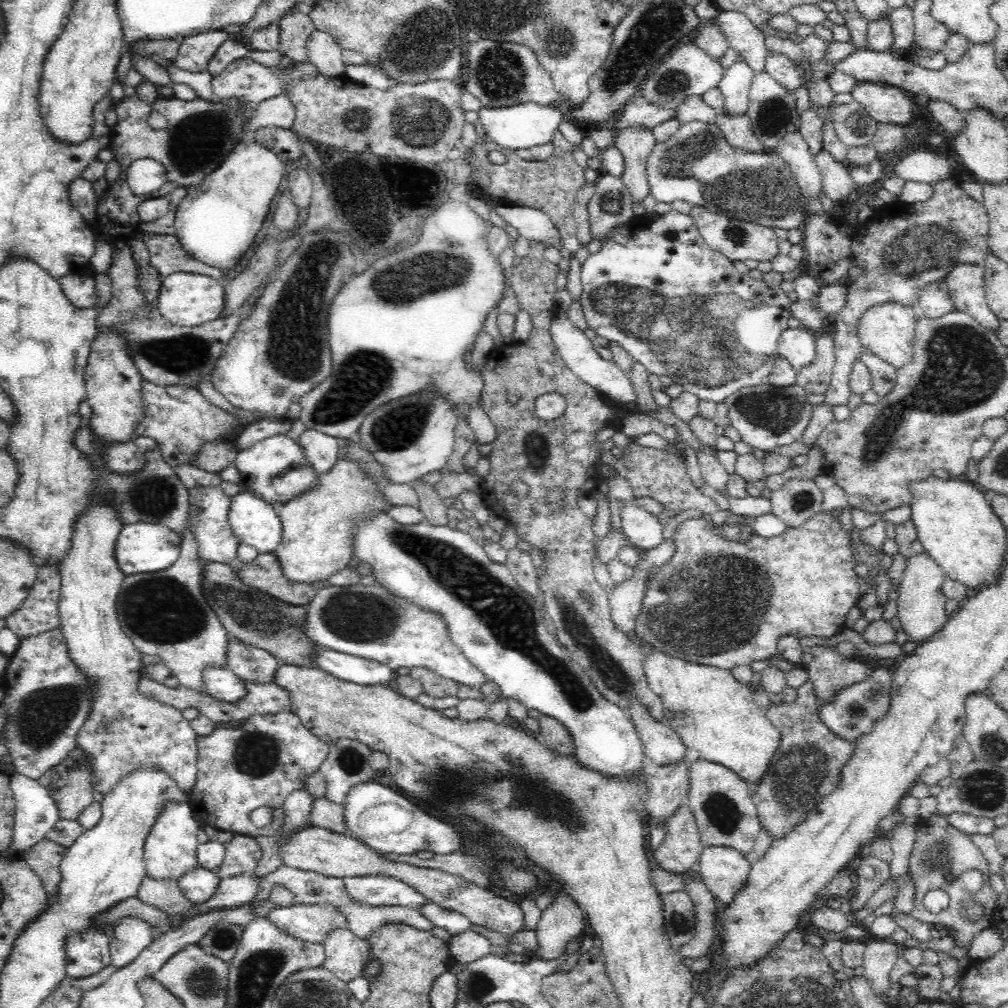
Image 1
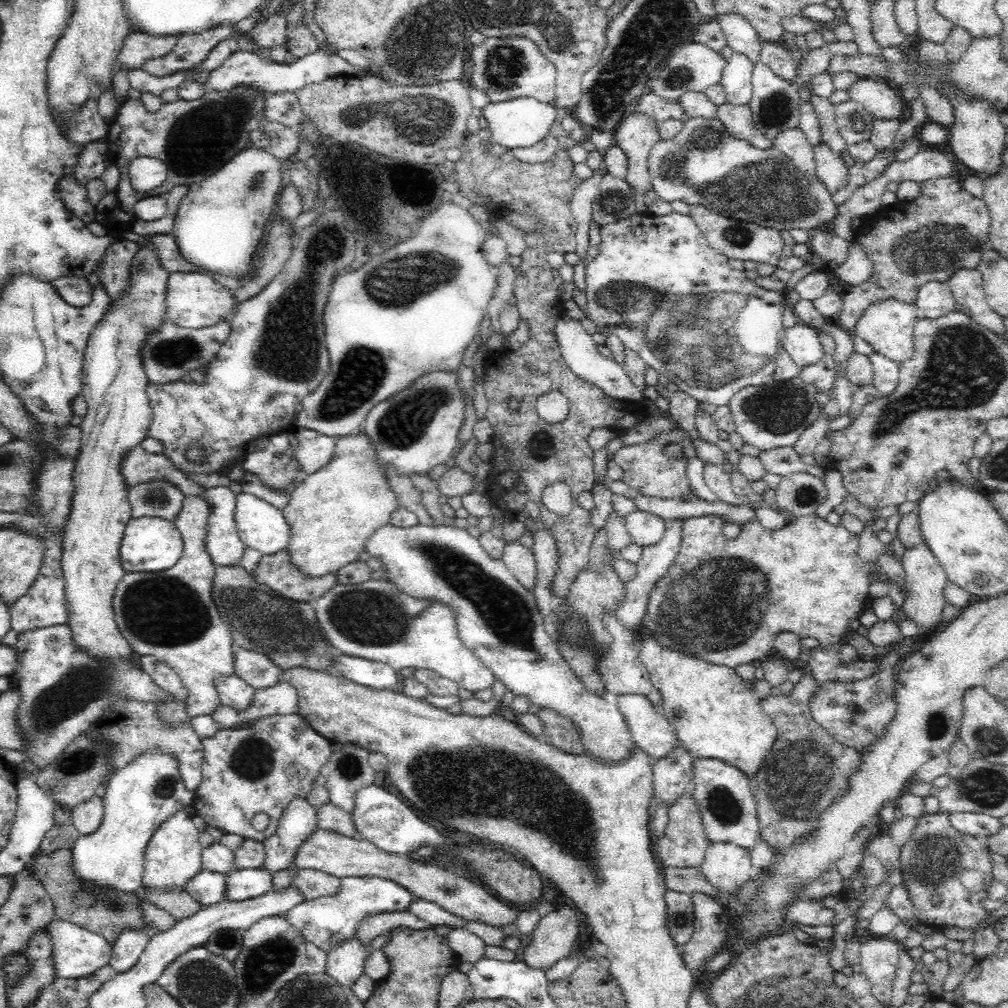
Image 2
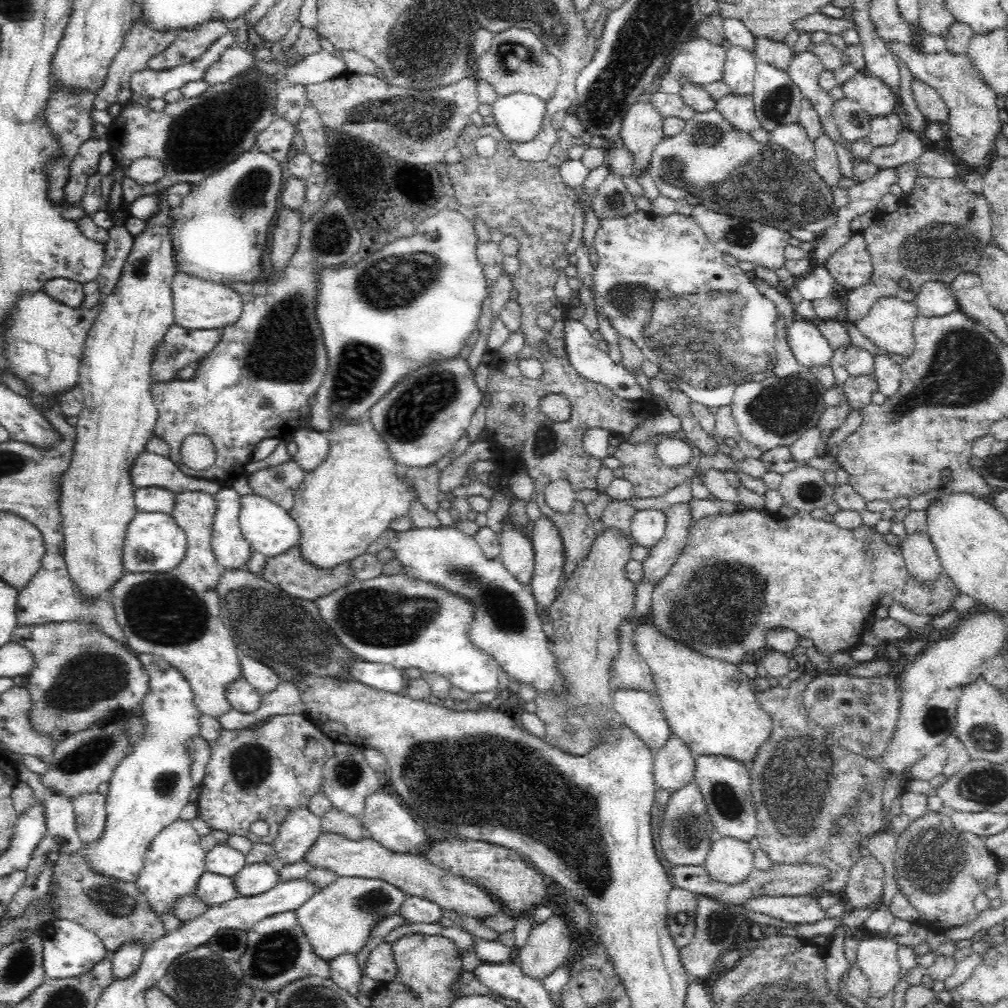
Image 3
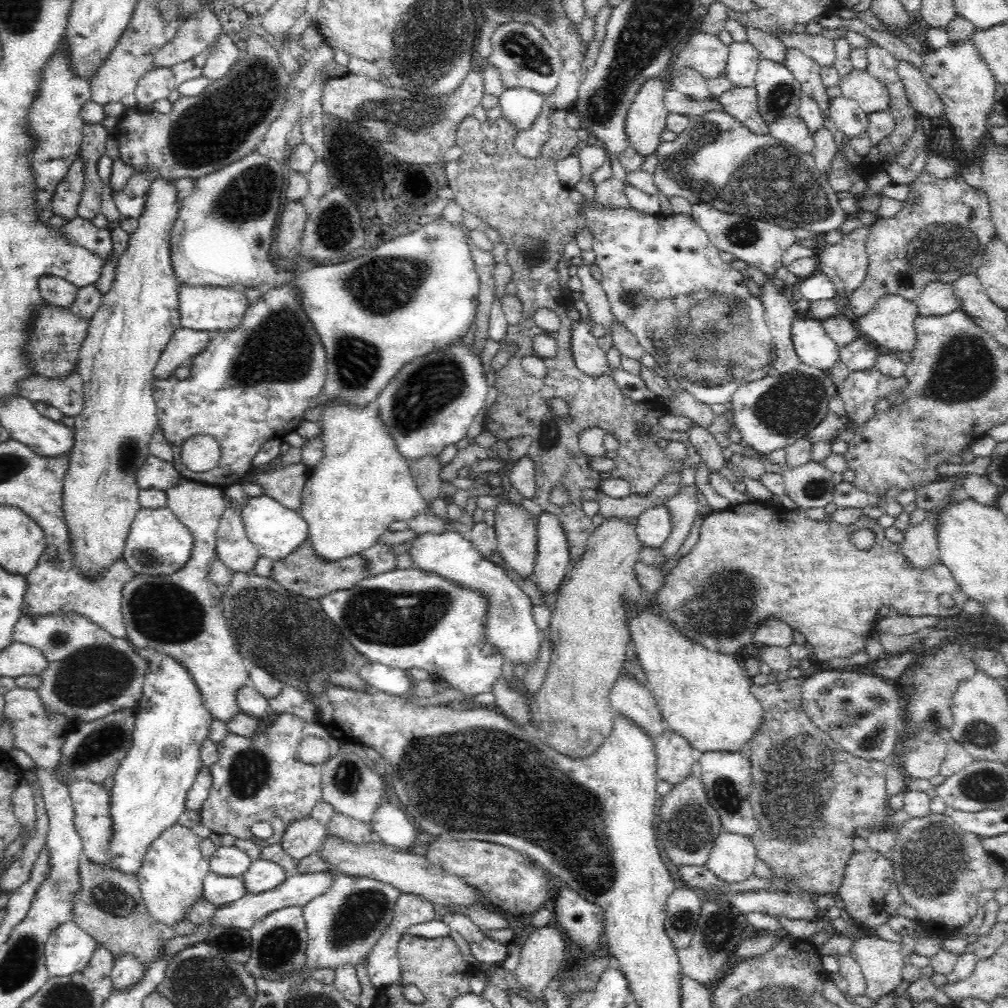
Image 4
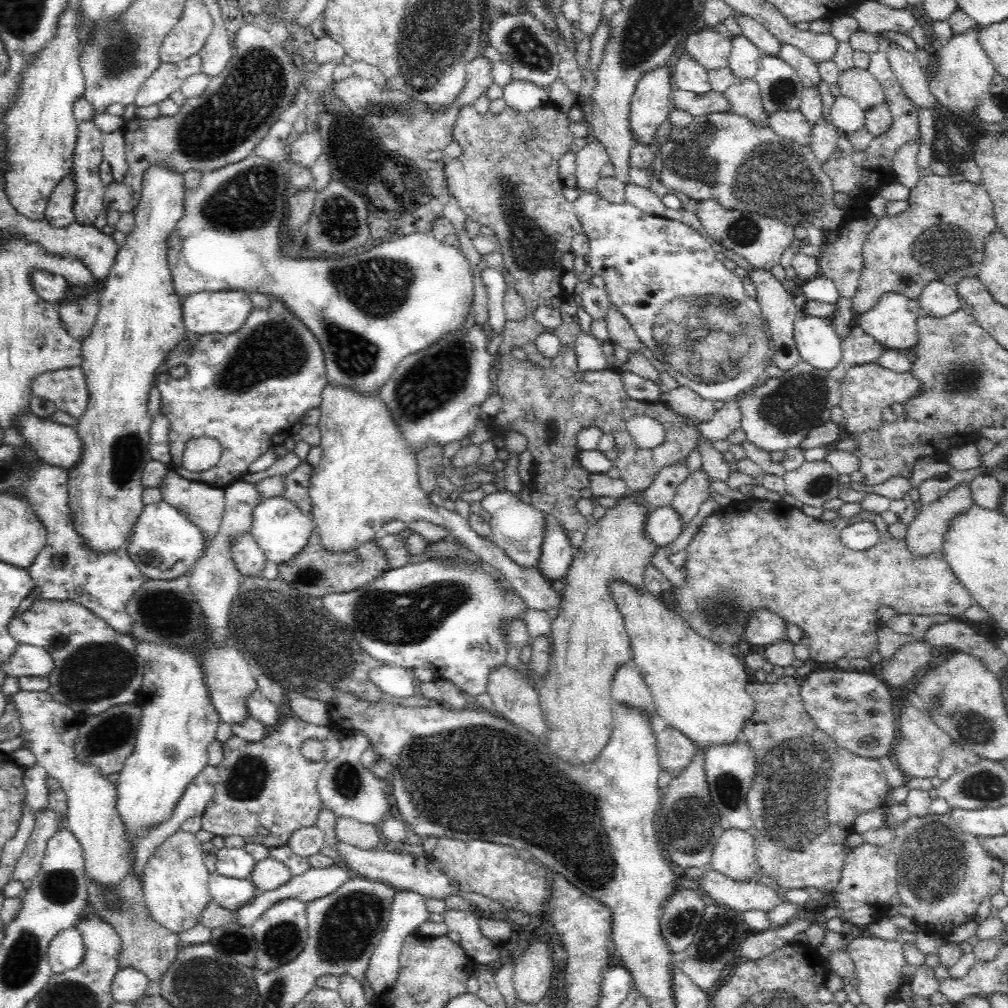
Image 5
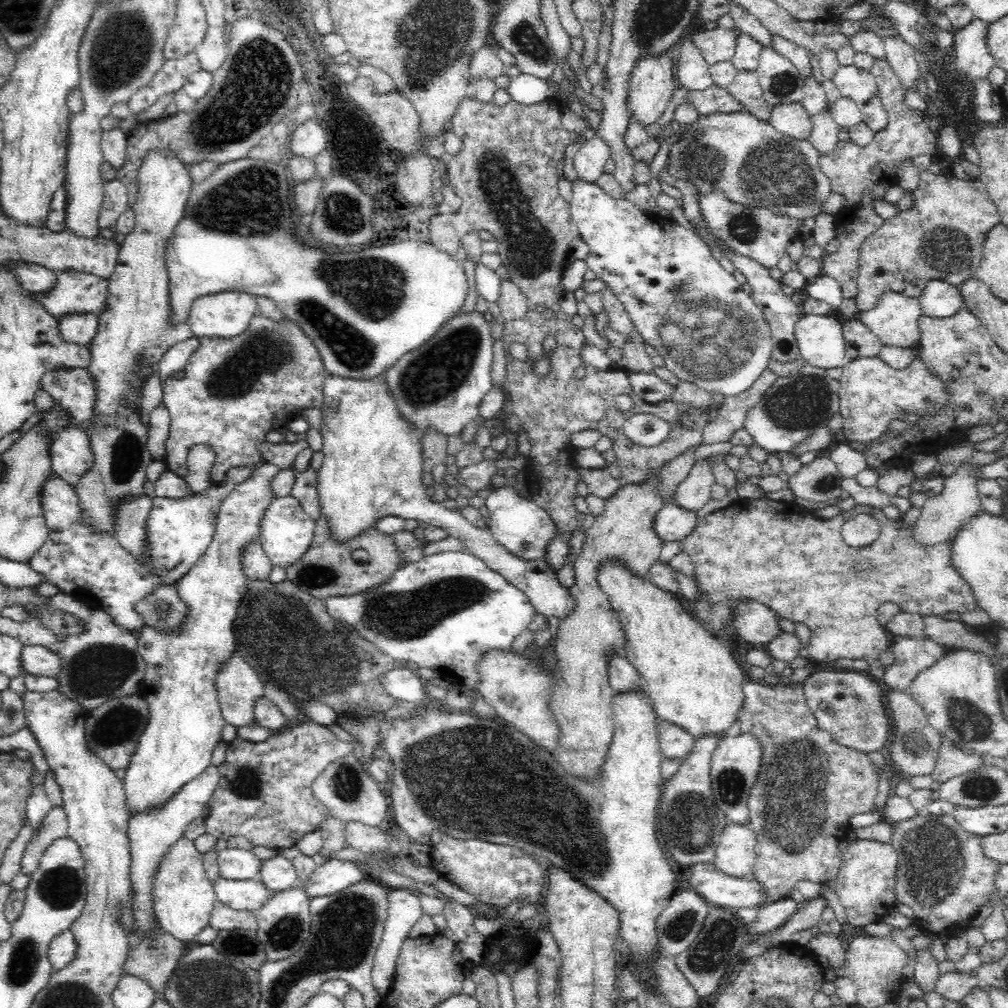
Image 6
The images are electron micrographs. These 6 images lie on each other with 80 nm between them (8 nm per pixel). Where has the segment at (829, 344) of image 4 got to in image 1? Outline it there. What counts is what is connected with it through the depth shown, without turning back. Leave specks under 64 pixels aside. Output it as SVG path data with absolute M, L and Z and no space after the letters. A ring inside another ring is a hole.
M788 327L778 336L775 346L775 355L787 360L796 373L809 365L815 357L816 342L809 334Z

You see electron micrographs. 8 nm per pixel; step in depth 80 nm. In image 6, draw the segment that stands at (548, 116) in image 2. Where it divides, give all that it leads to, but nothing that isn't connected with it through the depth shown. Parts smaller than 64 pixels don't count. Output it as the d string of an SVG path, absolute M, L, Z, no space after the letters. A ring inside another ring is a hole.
M520 75L512 77L505 88L510 100L520 106L532 106L553 98L552 84L534 76Z

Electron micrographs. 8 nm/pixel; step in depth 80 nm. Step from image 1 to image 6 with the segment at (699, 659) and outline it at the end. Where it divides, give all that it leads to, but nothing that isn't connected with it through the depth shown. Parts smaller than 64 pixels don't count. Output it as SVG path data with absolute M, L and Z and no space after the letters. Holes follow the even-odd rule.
M767 497L761 499L738 498L727 507L718 509L704 516L704 518L698 519L694 530L681 541L682 552L690 557L690 562L694 567L691 579L694 580L696 590L698 590L698 598L692 598L692 600L684 598L684 601L688 602L688 610L690 610L689 613L692 615L694 622L712 636L720 638L726 636L728 633L736 632L733 627L736 612L738 612L740 604L742 604L742 602L760 602L760 604L776 612L780 618L786 618L786 620L790 620L790 622L793 623L798 622L798 624L804 624L804 626L810 628L811 636L806 649L812 659L818 660L818 662L834 662L834 660L838 660L838 658L852 658L852 660L866 660L870 664L876 662L880 654L884 652L884 648L888 646L888 635L886 635L884 631L886 627L879 624L876 613L876 610L878 610L884 602L894 602L894 604L900 608L900 612L919 614L923 617L942 615L948 612L963 613L977 607L977 602L971 588L960 578L960 575L952 566L950 546L952 546L952 538L946 543L936 544L928 549L920 549L918 545L913 543L912 534L909 529L900 525L900 520L894 521L888 518L882 510L876 510L868 506L856 505L852 510L848 510L848 512L840 512L840 514L830 519L821 519L811 511L796 504L795 501L775 501ZM860 514L867 514L879 522L879 538L865 548L850 549L850 547L846 547L846 543L844 543L842 535L840 534L840 529L844 522L848 522L848 520L860 516Z

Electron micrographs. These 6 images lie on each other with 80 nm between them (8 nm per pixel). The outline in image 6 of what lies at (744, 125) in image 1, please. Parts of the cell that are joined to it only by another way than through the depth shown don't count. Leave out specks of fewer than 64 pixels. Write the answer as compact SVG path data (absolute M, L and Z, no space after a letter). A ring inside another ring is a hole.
M756 72L739 73L734 82L725 89L740 104L742 110L751 114L760 122L769 122L771 109L766 104Z

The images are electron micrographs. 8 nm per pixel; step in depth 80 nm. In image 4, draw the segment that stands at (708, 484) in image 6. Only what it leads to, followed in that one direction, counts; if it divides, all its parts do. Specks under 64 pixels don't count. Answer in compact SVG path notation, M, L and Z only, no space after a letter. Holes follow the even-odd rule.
M696 484L680 490L670 498L665 507L670 515L670 532L668 538L660 546L662 558L668 564L675 563L679 559L679 553L691 532L699 509L698 488Z

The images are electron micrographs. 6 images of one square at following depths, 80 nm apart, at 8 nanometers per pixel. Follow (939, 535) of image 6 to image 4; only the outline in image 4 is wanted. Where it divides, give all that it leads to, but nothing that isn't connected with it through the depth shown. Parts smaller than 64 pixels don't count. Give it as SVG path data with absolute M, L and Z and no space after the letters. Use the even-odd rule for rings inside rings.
M939 508L928 511L928 518L916 526L910 526L904 533L901 550L908 564L922 572L941 564L938 541L935 534L935 516Z

